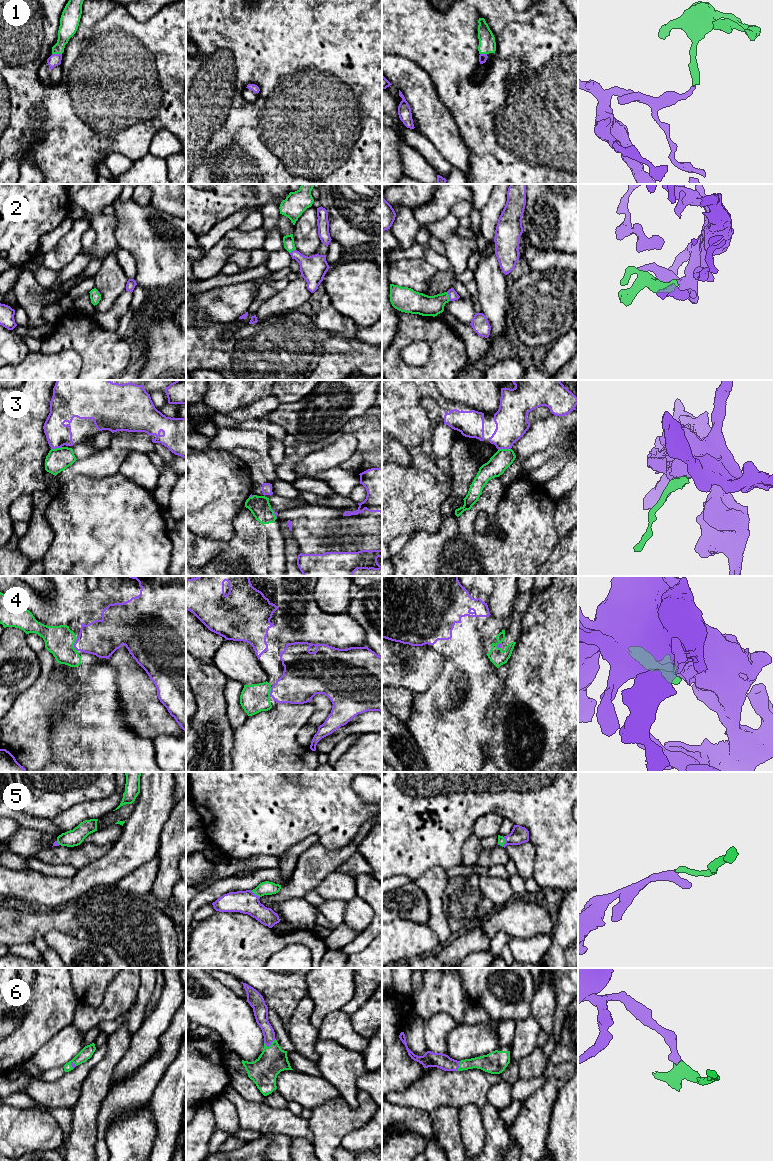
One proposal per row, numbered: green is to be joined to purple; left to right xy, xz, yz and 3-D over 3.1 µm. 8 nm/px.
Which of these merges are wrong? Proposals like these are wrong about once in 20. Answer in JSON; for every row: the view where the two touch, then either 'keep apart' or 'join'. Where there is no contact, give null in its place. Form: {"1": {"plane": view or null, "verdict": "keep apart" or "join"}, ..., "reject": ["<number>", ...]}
{"1": {"plane": "xy", "verdict": "join"}, "2": {"plane": "yz", "verdict": "join"}, "3": {"plane": "yz", "verdict": "join"}, "4": {"plane": "xy", "verdict": "join"}, "5": {"plane": "yz", "verdict": "join"}, "6": {"plane": "xz", "verdict": "join"}, "reject": []}

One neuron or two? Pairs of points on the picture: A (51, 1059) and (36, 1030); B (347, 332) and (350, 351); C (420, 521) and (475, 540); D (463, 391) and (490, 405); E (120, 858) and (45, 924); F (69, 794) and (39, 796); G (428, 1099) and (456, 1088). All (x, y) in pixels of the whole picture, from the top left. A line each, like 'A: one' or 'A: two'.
A: two
B: two
C: two
D: one
E: two
F: one
G: one

